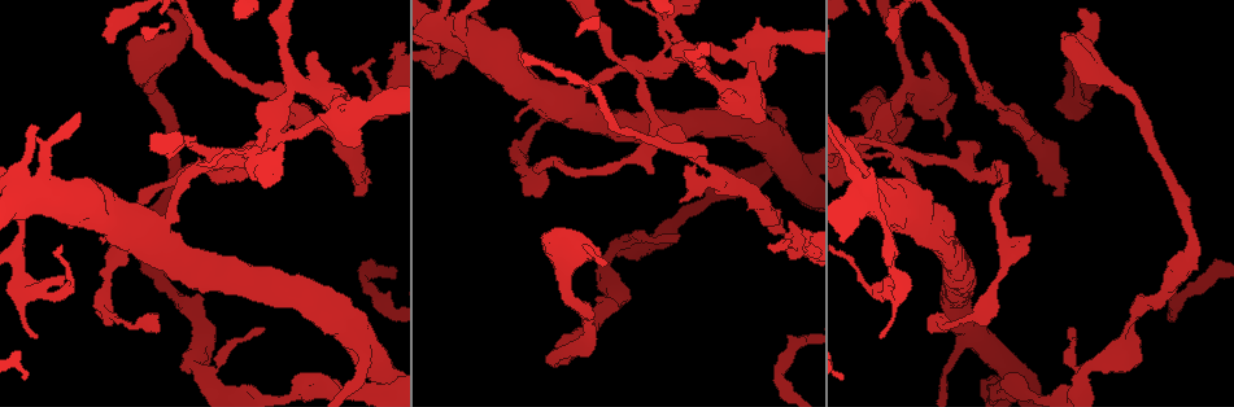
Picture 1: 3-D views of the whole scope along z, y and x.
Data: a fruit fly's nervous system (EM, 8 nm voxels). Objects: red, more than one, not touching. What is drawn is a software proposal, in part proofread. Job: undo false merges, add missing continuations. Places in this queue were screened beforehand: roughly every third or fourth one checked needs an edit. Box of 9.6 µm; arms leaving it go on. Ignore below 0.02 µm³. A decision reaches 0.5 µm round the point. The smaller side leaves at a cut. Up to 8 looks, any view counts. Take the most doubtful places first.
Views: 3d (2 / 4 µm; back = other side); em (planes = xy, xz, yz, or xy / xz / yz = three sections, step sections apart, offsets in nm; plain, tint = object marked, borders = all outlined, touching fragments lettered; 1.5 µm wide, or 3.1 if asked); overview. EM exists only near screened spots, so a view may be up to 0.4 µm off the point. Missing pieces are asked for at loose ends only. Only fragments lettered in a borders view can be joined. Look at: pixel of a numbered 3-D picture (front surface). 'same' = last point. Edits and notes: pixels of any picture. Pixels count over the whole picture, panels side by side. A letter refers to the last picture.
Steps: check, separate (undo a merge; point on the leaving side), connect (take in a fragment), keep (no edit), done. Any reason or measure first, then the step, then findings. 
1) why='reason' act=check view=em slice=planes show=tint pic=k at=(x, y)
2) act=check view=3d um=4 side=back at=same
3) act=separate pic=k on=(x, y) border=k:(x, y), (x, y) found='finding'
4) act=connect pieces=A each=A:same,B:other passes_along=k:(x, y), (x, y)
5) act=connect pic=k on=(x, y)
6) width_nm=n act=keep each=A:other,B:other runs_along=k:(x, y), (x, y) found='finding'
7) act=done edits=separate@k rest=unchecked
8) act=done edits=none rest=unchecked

why='branch stops here' act=check view=3d um=4 pic=1 at=(110, 41)

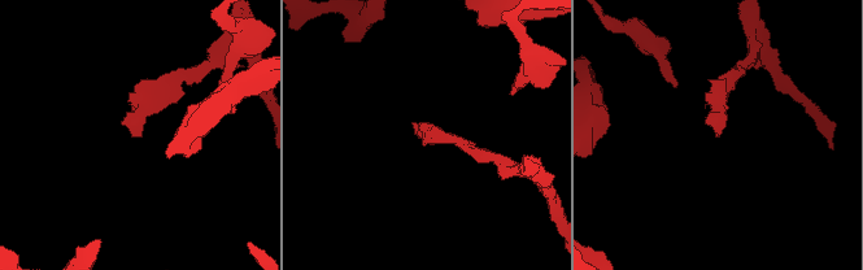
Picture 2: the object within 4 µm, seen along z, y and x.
act=check view=em slice=yz step=8 show=borders pic=2 at=(715, 134)

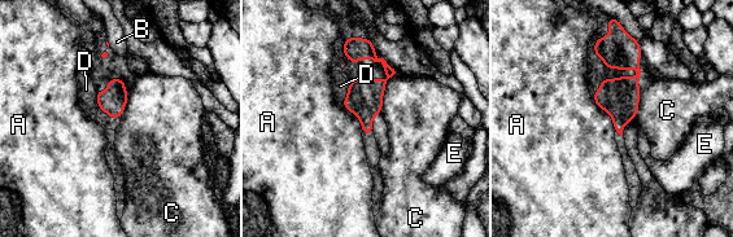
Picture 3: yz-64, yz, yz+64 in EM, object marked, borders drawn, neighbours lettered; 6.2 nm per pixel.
act=check view=em slice=planes show=borders at=same

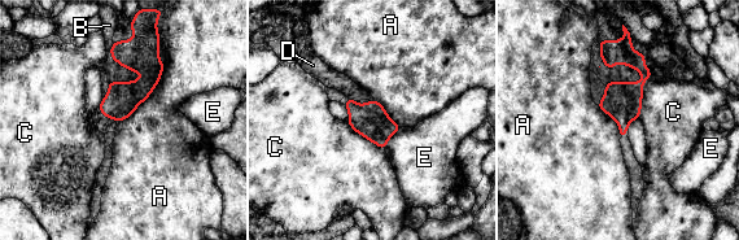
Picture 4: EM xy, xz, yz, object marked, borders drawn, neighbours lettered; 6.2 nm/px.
act=connect pieces=D each=A:other,B:other,C:other,D:same,E:other passes_along=4:(371, 121), (350, 99), (331, 78) found='the cell continues'

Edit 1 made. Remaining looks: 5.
act=check view=3d um=4 pic=1 at=(253, 152)

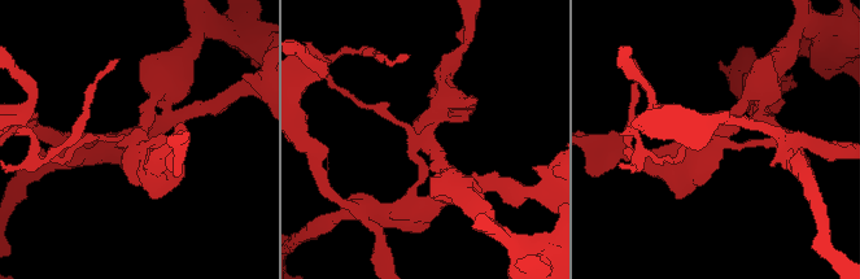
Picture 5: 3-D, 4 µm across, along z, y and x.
act=check view=em slice=planes show=tint pic=5 at=(135, 137)

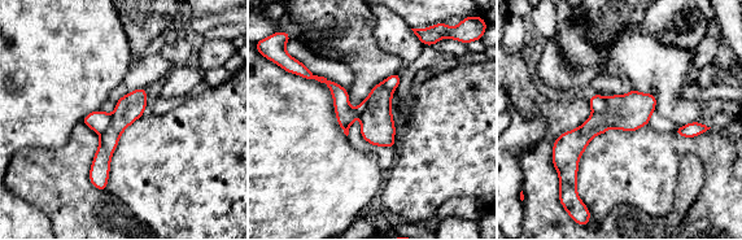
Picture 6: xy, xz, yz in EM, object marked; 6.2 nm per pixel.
why='what lies round it' act=check view=em slice=planes show=borders at=same

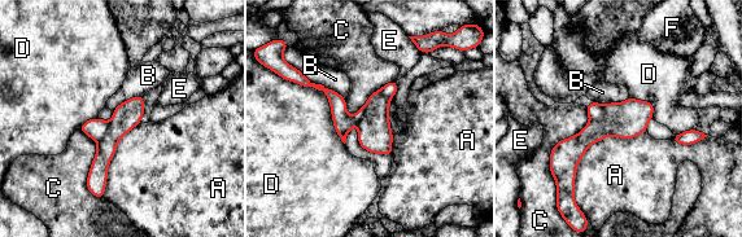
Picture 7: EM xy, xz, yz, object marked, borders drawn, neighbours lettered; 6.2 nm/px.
width_nm=170 act=separate pic=7 on=(627, 119) each=A:other,B:other,C:other,D:other,E:other,F:other border=7:(605, 106), (605, 114), (590, 121) found='a second cell is stuck on'

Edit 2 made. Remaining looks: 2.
act=done edits=connect@4,separate@7 rest=unchecked

